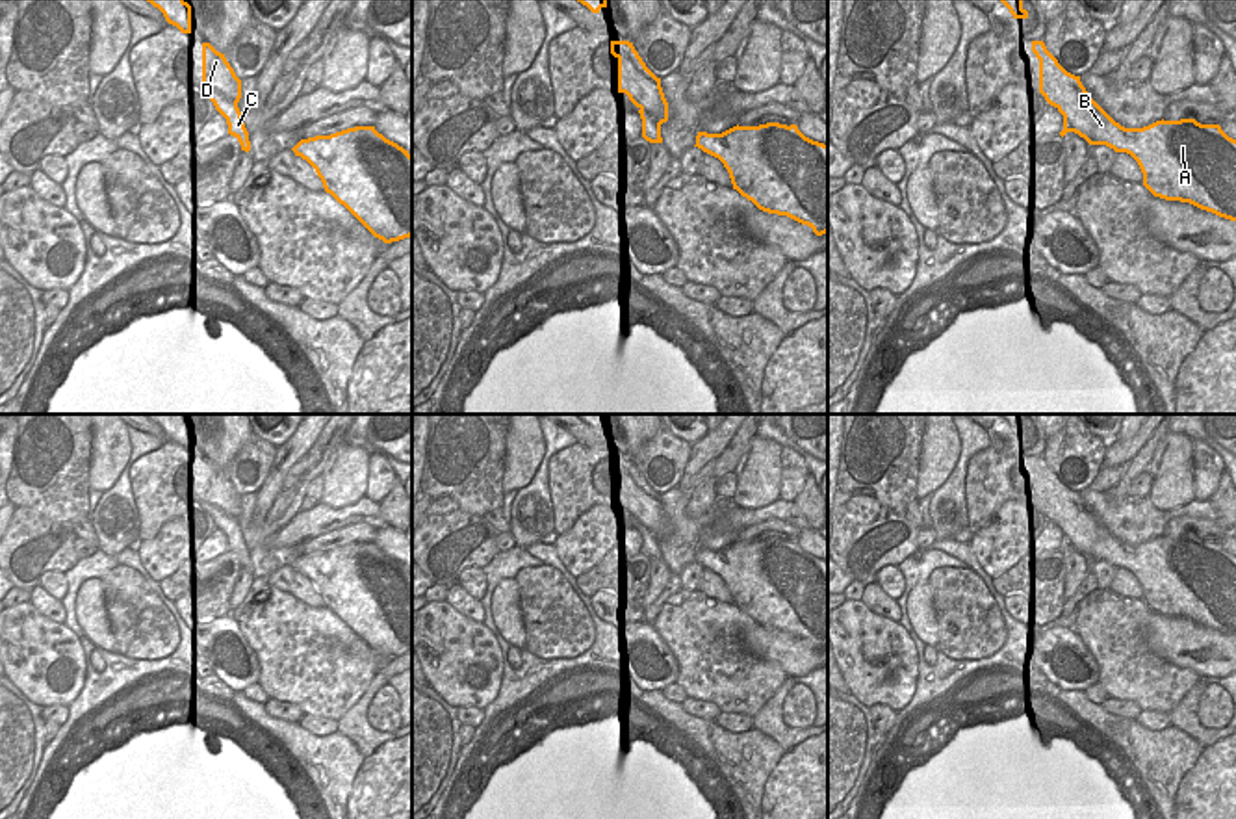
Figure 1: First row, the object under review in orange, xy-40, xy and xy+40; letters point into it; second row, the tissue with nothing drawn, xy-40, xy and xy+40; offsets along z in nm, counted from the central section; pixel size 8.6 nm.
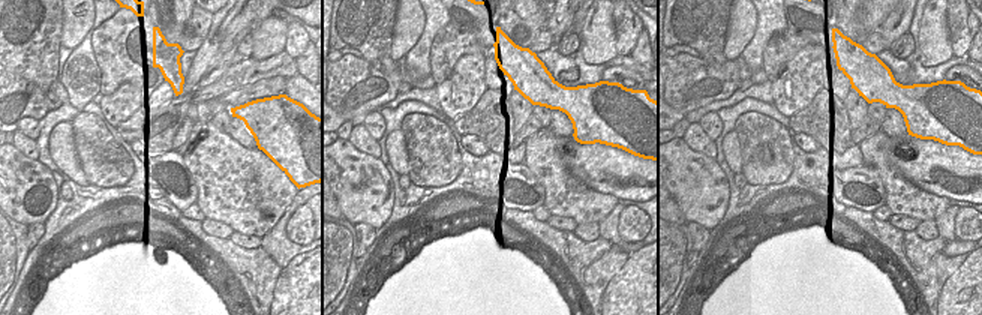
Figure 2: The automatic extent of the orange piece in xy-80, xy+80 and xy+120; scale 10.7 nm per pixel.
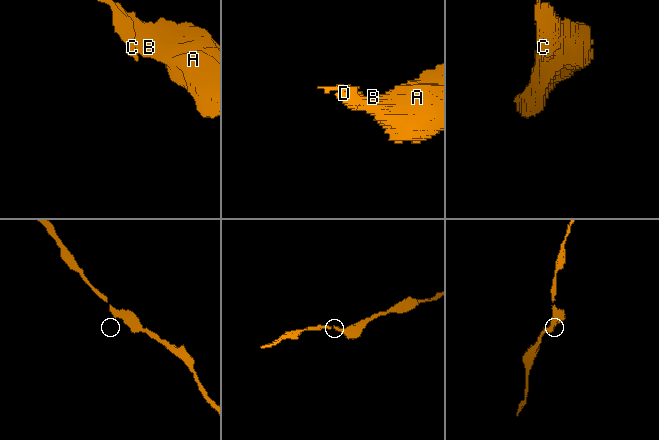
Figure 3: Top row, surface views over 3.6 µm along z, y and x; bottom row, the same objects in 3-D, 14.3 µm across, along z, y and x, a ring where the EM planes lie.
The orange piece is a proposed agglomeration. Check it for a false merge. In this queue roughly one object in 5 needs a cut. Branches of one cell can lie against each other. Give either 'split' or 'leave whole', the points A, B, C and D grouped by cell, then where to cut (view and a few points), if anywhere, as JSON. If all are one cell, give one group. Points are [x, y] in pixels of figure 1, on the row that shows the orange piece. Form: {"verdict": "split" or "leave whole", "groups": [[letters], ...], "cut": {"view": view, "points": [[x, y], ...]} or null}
{"verdict": "leave whole", "groups": [["A", "B", "C", "D"]], "cut": null}

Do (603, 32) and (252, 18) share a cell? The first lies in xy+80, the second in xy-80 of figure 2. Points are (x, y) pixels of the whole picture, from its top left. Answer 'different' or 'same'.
different

